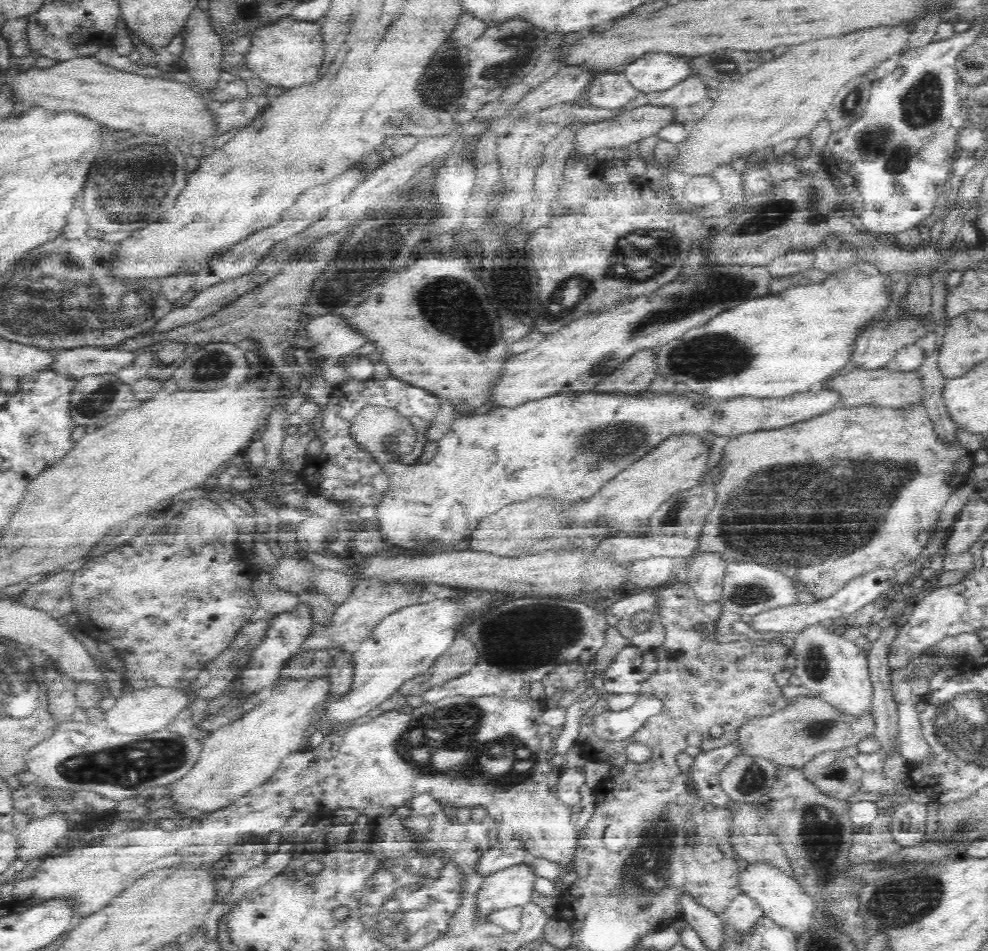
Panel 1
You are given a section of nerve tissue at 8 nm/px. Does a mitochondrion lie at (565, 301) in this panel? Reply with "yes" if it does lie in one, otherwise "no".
yes

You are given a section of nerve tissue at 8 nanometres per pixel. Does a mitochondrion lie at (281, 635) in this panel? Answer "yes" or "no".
yes

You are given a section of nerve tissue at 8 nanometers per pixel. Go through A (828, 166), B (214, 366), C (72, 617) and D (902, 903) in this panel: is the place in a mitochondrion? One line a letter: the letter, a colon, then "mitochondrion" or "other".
A: other
B: mitochondrion
C: other
D: mitochondrion

